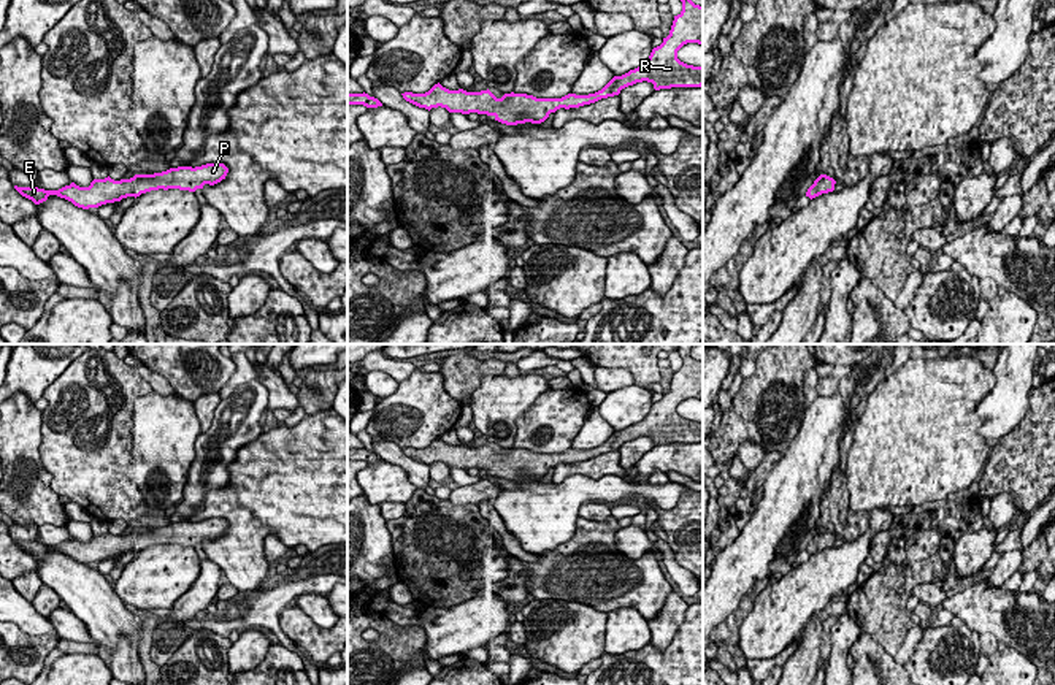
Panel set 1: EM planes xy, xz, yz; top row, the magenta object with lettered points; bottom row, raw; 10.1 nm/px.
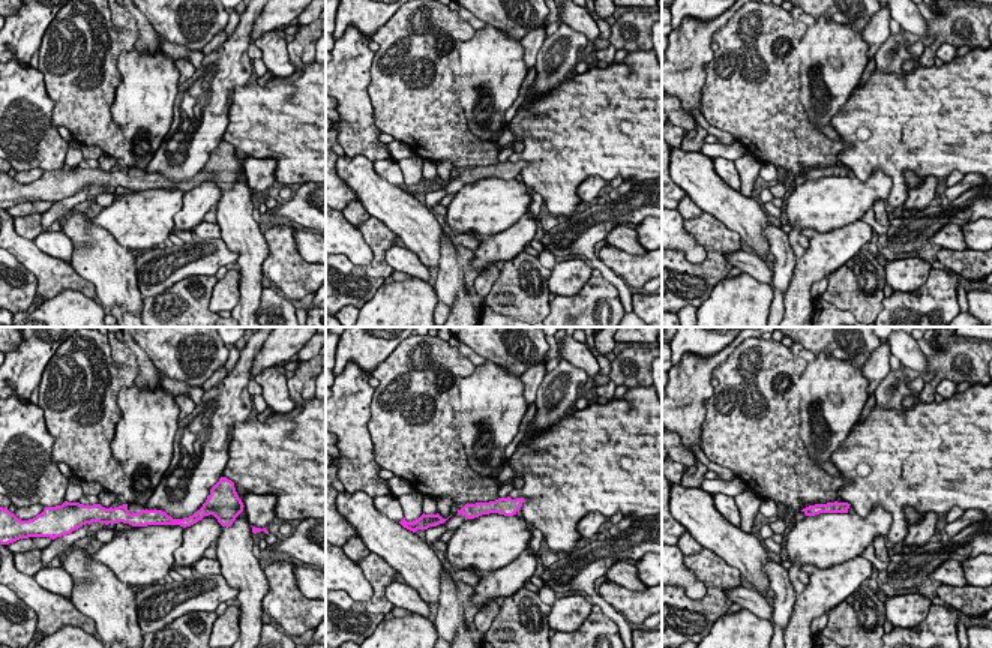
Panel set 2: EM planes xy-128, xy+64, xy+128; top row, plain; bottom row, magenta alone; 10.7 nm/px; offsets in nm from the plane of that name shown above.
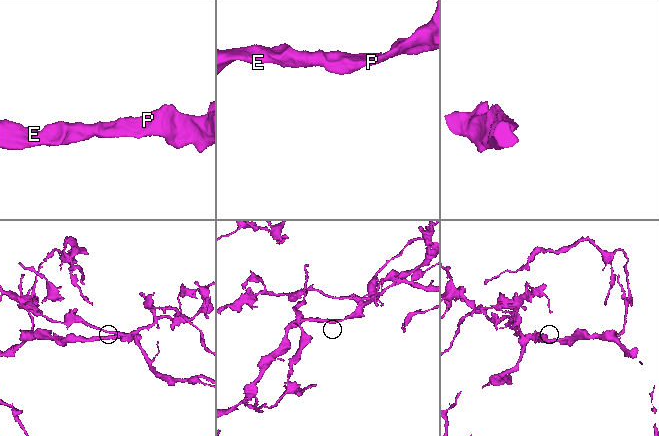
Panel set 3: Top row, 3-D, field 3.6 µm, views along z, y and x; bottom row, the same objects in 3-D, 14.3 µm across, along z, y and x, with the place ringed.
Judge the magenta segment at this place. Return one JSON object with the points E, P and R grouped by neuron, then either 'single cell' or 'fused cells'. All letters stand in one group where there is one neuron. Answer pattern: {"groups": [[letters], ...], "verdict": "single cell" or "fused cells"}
{"groups": [["E", "P", "R"]], "verdict": "single cell"}

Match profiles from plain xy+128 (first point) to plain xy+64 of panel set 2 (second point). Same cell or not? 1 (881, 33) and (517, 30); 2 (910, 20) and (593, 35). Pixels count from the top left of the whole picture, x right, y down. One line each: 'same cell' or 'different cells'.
1: different cells
2: same cell

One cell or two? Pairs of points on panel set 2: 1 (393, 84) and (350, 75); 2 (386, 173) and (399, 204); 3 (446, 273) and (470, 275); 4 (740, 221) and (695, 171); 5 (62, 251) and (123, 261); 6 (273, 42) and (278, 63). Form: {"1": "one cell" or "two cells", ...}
{"1": "two cells", "2": "two cells", "3": "two cells", "4": "one cell", "5": "two cells", "6": "one cell"}

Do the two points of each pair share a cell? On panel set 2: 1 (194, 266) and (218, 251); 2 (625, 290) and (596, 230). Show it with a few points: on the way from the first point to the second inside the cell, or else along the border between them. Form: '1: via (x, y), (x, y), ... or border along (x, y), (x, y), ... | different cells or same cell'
1: via (200, 260), (212, 254) | same cell
2: via (610, 275), (592, 257), (590, 245) | same cell

